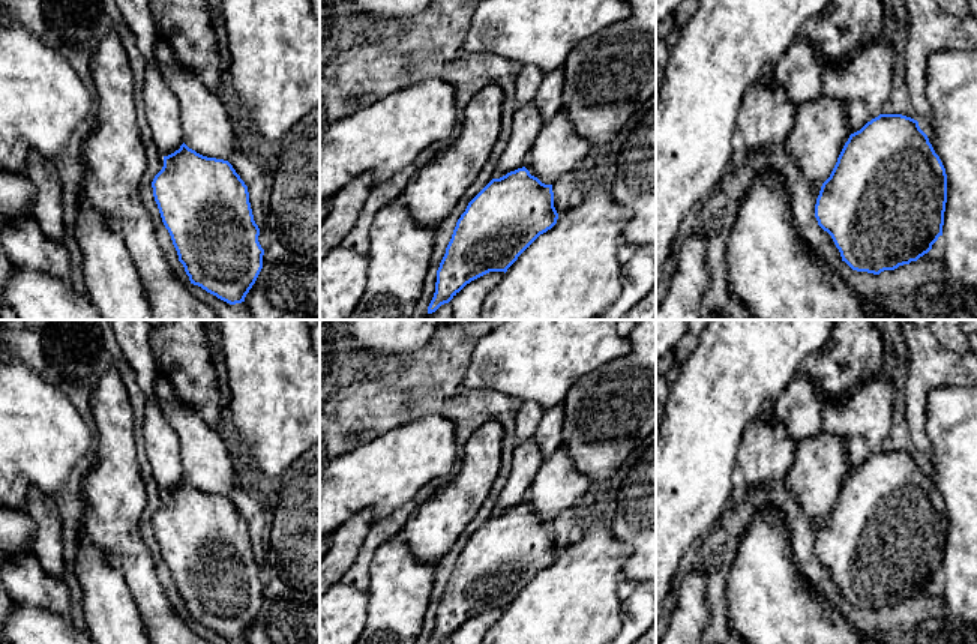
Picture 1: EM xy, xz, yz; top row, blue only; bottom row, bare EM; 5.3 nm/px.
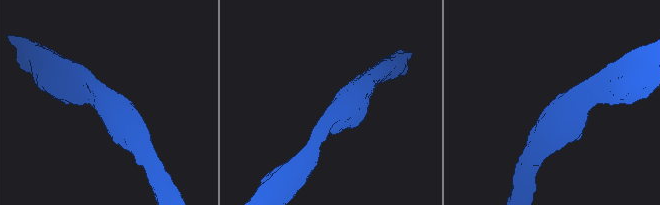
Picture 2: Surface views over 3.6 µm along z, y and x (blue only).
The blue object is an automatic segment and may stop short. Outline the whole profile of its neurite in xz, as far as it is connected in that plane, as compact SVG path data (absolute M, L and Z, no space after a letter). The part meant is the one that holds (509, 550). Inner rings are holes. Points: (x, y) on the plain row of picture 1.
M534 438L516 446L492 516L456 558L428 644L449 639L467 620L489 608L506 609L540 570L557 560L552 521L542 519L524 503L543 461Z

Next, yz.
M821 431L797 444L785 486L804 518L821 522L815 554L852 606L894 606L927 590L942 572L947 510L917 456L879 450L851 470L842 438Z

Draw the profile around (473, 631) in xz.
M489 608L470 620L449 638L450 644L482 644L485 633L498 621L504 608Z

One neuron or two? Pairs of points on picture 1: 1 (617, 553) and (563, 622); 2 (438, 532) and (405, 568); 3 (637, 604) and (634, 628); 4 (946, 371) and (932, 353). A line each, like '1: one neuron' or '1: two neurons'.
1: one neuron
2: two neurons
3: one neuron
4: one neuron

